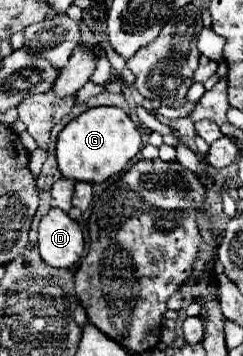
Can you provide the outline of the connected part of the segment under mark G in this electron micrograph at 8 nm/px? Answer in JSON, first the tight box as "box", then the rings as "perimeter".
{"box":[57,107,141,183],"perimeter":[[[93,107],[65,125],[57,139],[57,163],[63,177],[85,183],[103,183],[121,173],[141,149],[141,133],[119,107]]]}

